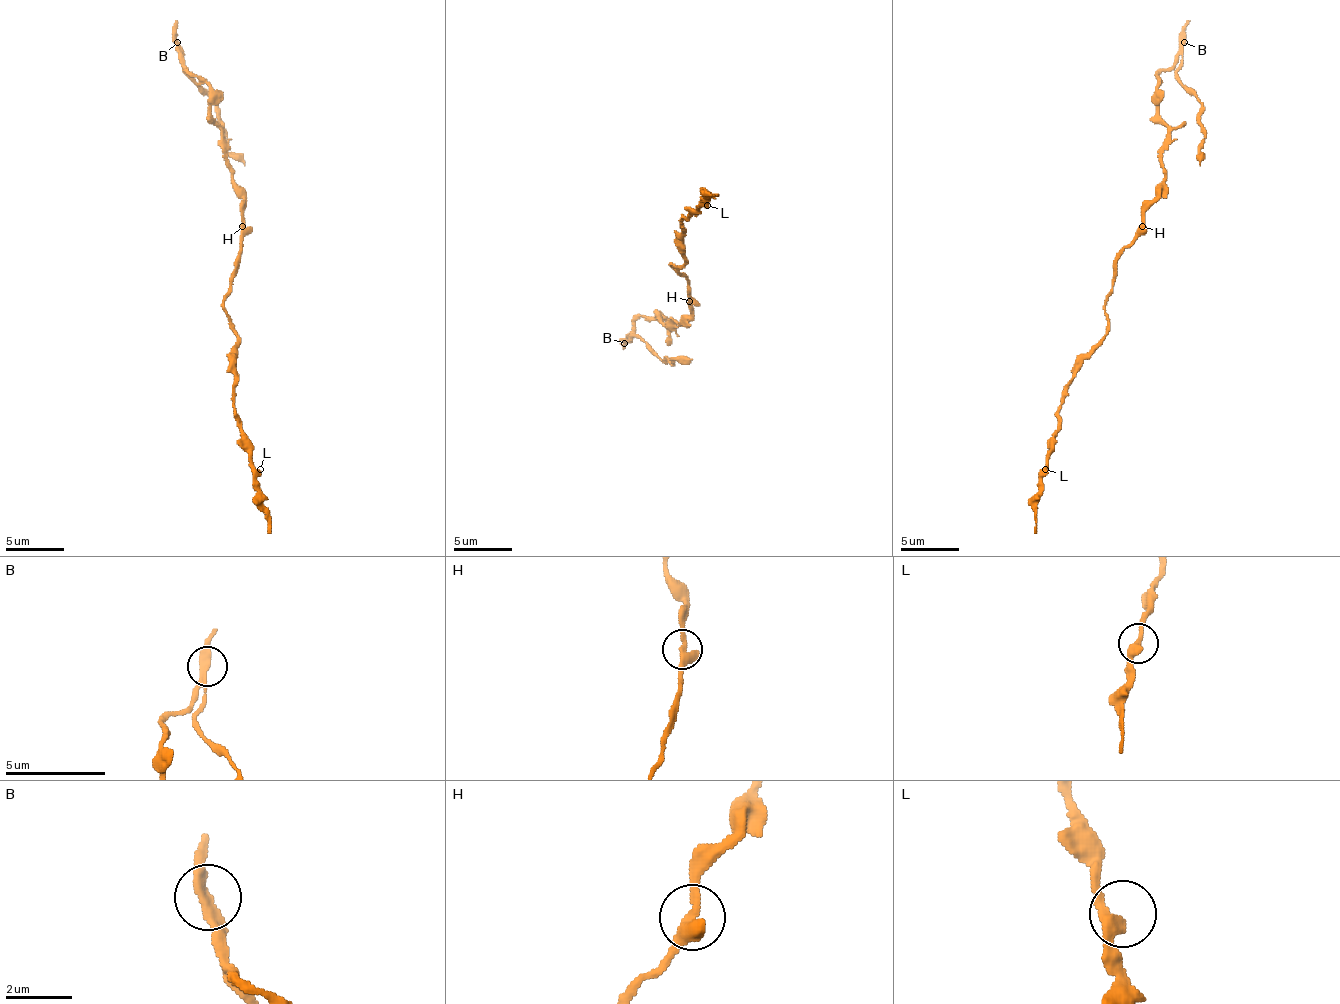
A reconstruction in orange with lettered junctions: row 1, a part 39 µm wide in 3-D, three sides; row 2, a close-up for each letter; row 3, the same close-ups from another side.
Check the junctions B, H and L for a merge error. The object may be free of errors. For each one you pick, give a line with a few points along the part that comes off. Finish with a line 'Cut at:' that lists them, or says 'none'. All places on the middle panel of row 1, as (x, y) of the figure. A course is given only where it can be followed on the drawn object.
B: course (625, 342), (634, 336), (660, 360), (672, 363), (692, 360)
Cut at: B

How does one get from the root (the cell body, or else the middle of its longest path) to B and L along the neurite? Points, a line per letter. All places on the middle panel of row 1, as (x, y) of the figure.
B: (689, 293), (689, 313), (678, 325), (675, 322), (669, 328), (657, 316), (640, 316), (625, 342)
L: (689, 293), (687, 278), (672, 266), (672, 263), (675, 266), (684, 263), (681, 219), (695, 208), (707, 205)

